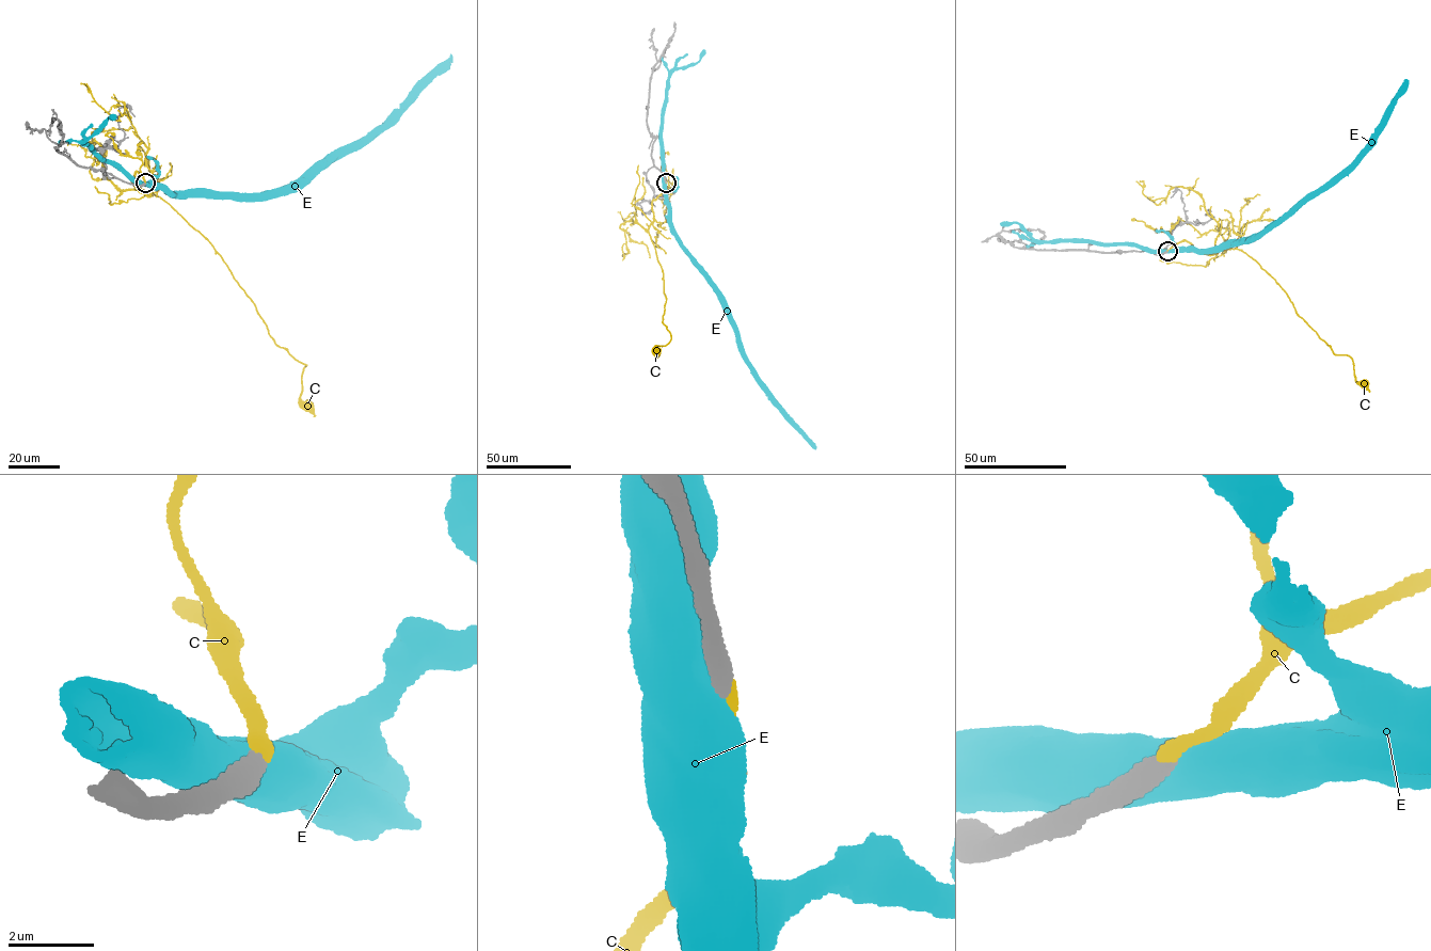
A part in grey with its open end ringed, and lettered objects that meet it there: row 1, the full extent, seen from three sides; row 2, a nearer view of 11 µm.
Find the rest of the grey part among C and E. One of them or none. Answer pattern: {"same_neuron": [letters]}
{"same_neuron": ["C"]}

